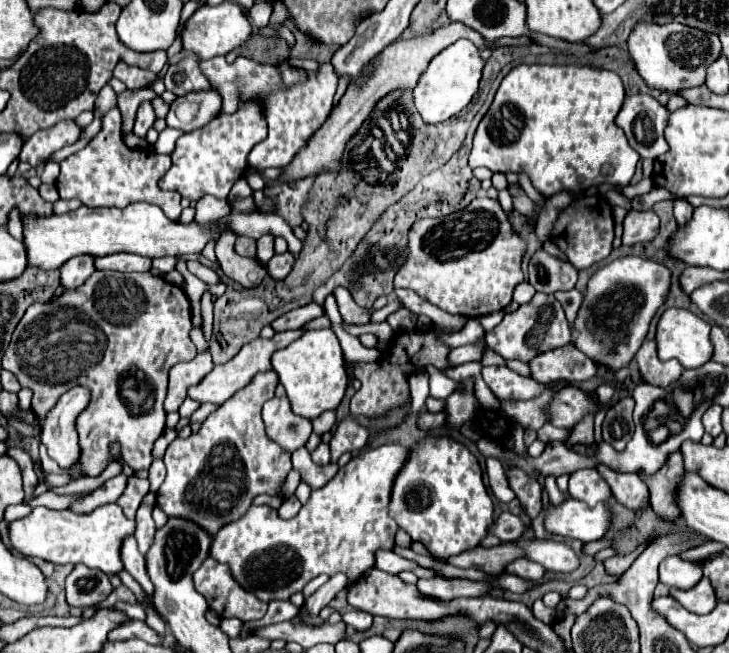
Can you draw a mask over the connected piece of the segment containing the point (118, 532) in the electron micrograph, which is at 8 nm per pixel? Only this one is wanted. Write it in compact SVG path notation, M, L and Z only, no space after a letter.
M115 503L101 505L89 515L75 515L73 511L53 511L47 507L35 507L31 515L25 519L17 519L9 523L9 539L11 545L27 555L41 557L51 563L83 563L93 569L101 569L107 575L113 575L123 569L119 559L121 541L135 531L135 521L127 519L121 513L121 507Z

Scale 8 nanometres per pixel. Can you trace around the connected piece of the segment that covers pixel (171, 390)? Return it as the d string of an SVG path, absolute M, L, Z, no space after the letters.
M201 351L197 353L195 359L187 363L177 363L173 369L170 369L165 411L167 413L177 411L187 397L187 387L197 385L211 369L213 369L213 361L211 361L209 351Z

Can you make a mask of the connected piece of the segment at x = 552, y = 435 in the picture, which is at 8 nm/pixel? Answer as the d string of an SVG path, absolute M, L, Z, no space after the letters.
M547 423L537 432L537 435L542 442L548 443L550 441L566 439L569 433L571 433L570 429L553 427L553 425Z

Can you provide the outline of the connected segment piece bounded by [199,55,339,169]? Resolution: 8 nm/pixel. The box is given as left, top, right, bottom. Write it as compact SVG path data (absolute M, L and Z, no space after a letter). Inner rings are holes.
M219 55L213 59L201 61L199 65L201 65L199 69L203 71L203 75L211 83L211 87L223 99L221 111L233 113L237 109L237 99L241 99L245 95L257 97L263 101L269 135L265 141L257 143L249 155L249 165L253 165L257 169L283 167L285 163L289 163L293 159L293 155L307 143L311 133L323 125L325 117L329 115L329 111L333 107L333 97L335 97L337 83L339 83L339 75L331 63L323 63L317 73L309 71L309 81L305 81L301 85L293 85L293 87L281 85L281 77L279 77L275 65L257 63L247 57L237 57L233 63L227 63L225 57ZM251 157L255 157L255 159L251 159Z

